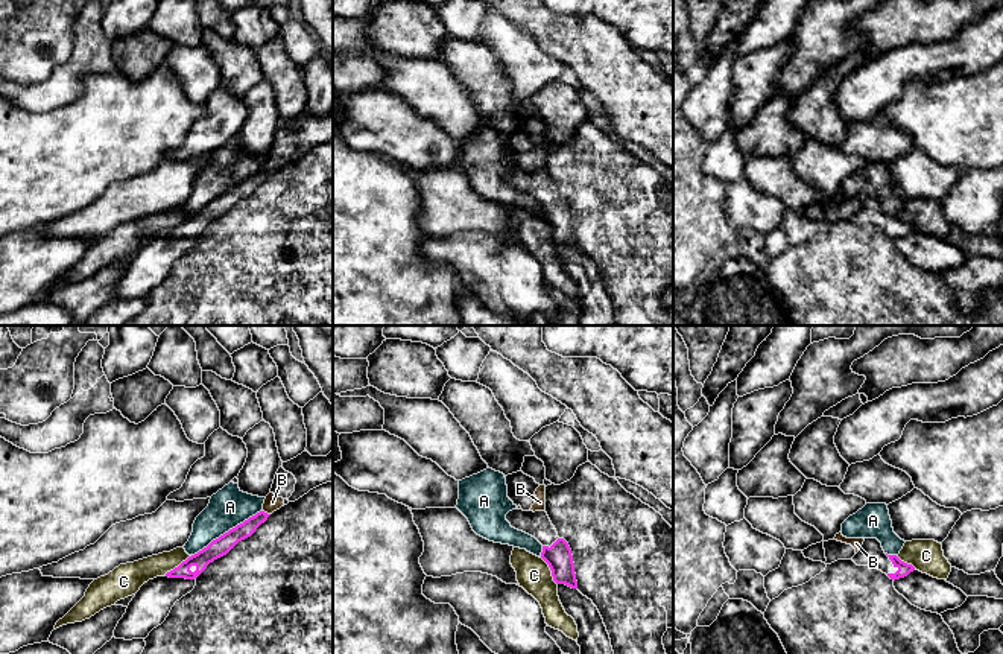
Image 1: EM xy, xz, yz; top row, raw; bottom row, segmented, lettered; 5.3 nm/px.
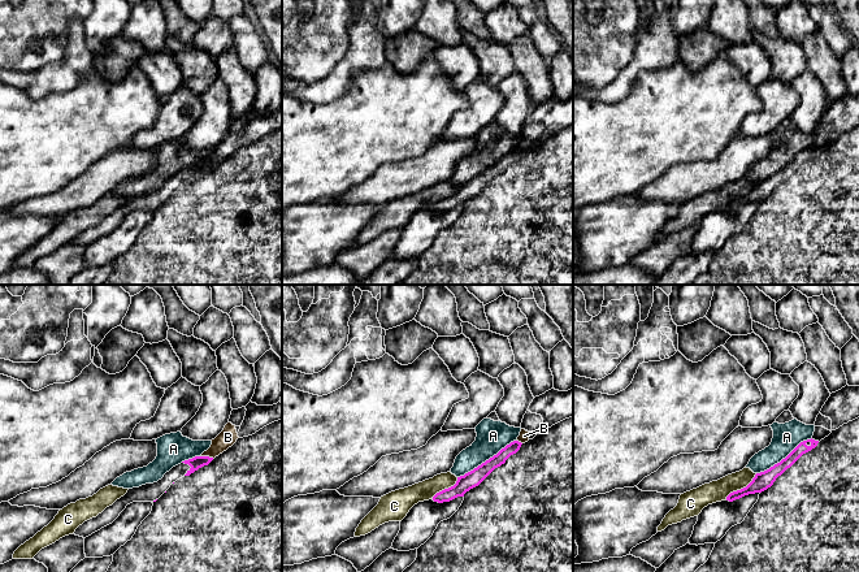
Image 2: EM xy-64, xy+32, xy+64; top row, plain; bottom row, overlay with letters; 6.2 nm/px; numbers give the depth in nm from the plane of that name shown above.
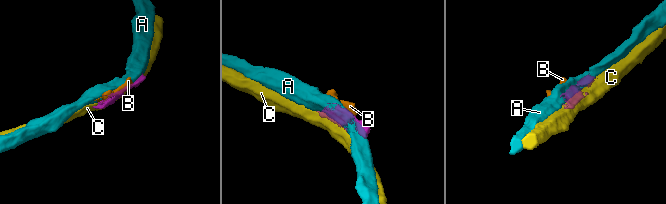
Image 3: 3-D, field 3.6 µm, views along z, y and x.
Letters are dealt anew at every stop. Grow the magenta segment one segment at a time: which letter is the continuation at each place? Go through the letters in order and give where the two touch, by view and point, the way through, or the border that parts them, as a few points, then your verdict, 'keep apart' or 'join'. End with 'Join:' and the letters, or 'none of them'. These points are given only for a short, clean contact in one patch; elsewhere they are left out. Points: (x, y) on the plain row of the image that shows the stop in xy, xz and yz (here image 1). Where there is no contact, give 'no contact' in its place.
A: contact xy (225, 192); keep apart
B: contact xy (266, 172); keep apart
C: contact xy (180, 224); keep apart
Join: none of them

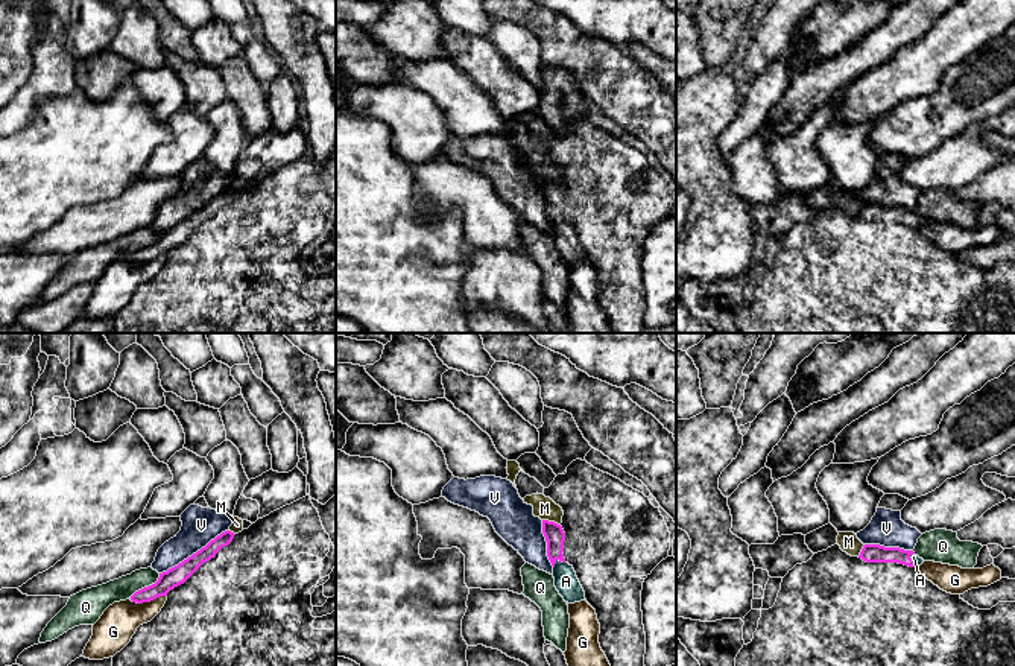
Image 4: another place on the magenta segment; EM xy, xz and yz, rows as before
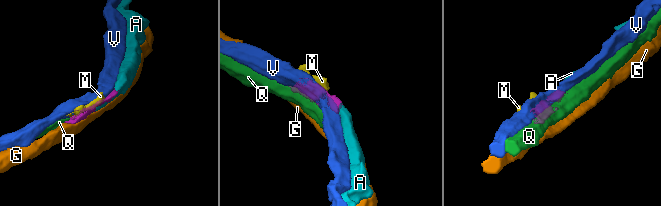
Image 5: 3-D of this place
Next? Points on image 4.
A: contact xz (555, 221); join
G: contact xy (148, 260); keep apart
M: contact xz (552, 181); keep apart
Q: contact xy (146, 247); keep apart
V: contact xy (193, 213); keep apart
Join: A

